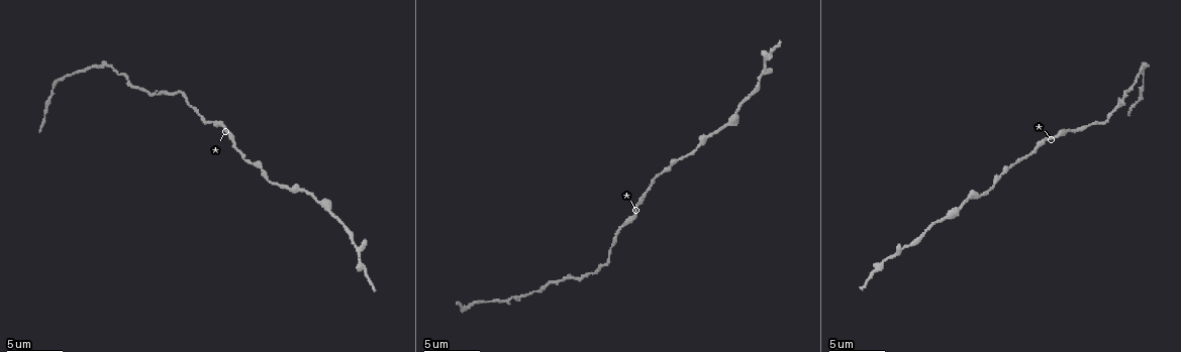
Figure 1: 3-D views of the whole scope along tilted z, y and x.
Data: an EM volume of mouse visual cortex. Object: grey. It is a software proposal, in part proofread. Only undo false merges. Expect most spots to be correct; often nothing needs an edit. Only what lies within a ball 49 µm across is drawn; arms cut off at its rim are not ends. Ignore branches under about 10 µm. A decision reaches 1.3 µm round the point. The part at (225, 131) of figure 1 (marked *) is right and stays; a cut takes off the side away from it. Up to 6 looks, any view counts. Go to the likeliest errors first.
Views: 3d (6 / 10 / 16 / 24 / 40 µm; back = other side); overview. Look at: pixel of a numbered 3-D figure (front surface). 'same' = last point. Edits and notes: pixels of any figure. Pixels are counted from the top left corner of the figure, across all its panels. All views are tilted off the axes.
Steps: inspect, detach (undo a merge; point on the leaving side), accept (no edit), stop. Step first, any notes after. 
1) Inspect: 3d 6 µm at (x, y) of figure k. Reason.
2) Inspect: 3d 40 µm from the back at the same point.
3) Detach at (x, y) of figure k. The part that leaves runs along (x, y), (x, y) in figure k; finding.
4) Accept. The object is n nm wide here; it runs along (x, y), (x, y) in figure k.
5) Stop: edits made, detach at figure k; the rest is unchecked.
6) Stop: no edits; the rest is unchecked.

Inspect: 3d 10 µm at (947, 216) of figure 1. Sudden change in width.

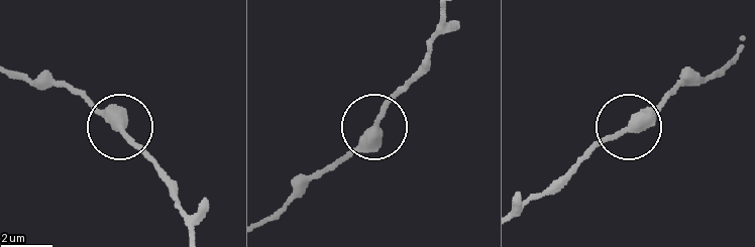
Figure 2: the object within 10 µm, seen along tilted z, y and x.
Inspect: 3d 10 µm from the back at (376, 127) of figure 2.

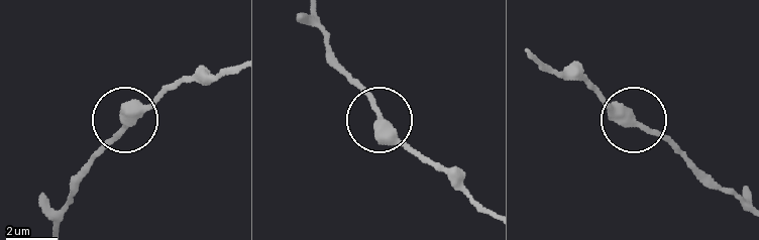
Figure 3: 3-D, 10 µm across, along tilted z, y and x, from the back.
Accept. The object is 340 nm wide here; one neuron here.

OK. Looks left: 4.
Inspect: 3d 16 µm at (911, 245) of figure 1. A narrow waist.

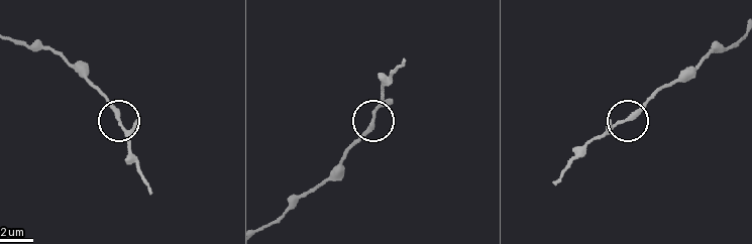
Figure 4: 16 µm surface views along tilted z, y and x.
Accept. It runs along (263, 226), (325, 179), (369, 124), (385, 85) in figure 4; continuous, no second neuron.

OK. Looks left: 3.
Inspect: 3d 16 µm at (286, 186) of figure 1. Thick turns thin.

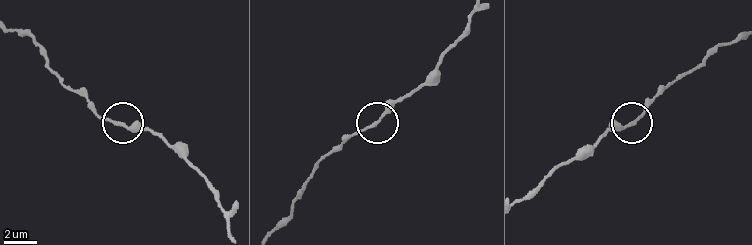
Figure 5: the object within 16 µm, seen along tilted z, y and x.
Inspect: 3d 16 µm from the back at (123, 125) of figure 5. From behind.

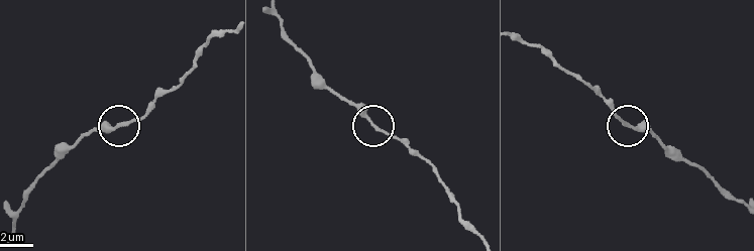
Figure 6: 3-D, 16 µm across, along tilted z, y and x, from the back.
Accept. It runs along (207, 44), (186, 77), (158, 96), (137, 118), (83, 137) in figure 6; continuous, no second neuron.

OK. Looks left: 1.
Stop: no edits; the rest is unchecked.

